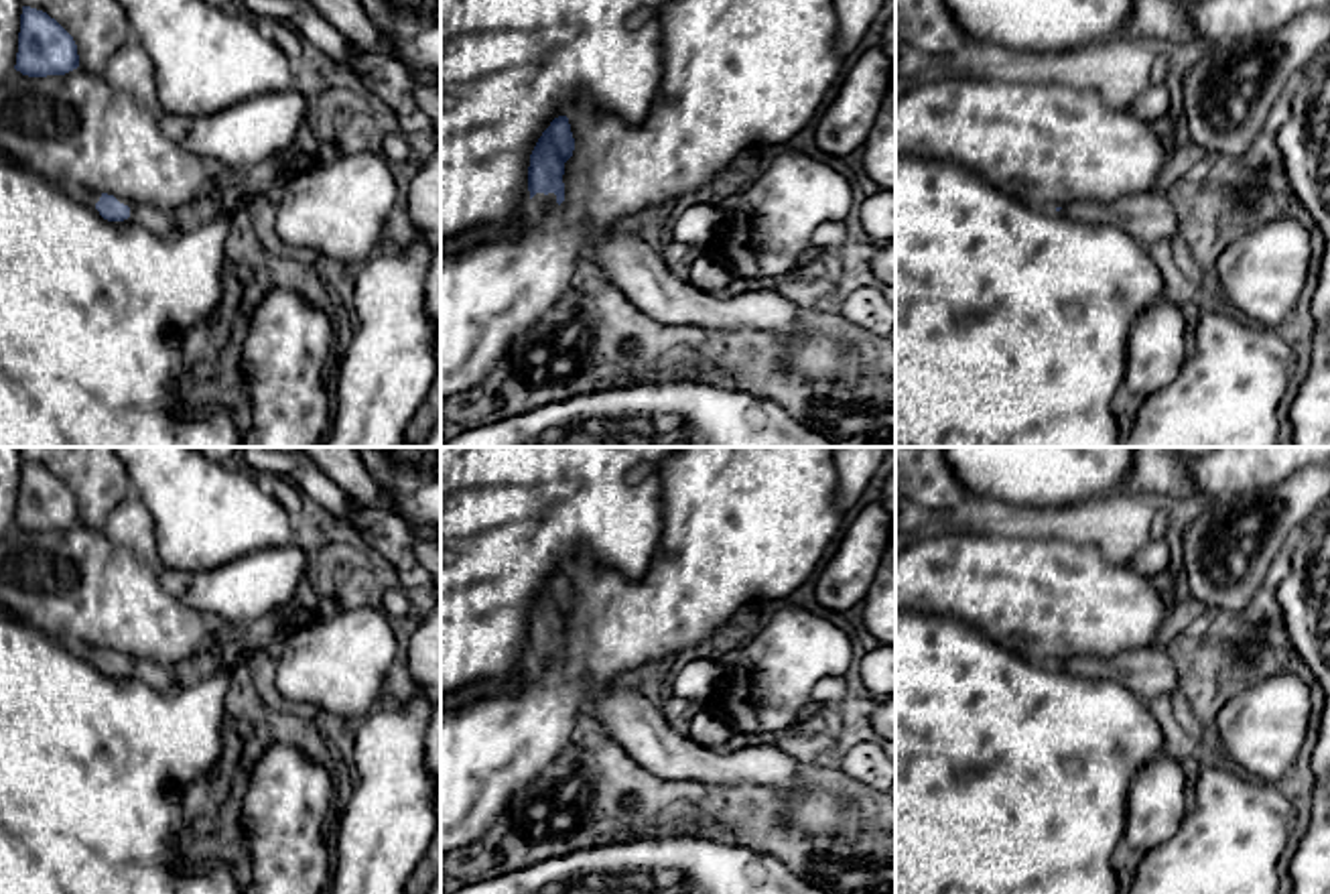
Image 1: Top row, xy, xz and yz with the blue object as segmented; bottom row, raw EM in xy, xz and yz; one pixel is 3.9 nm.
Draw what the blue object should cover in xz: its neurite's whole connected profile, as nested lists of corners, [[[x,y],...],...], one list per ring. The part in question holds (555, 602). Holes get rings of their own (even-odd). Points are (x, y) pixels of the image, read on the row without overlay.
[[[558,571],[538,593],[528,622],[532,662],[552,664],[564,656],[564,620],[573,612],[575,593],[567,571]]]

